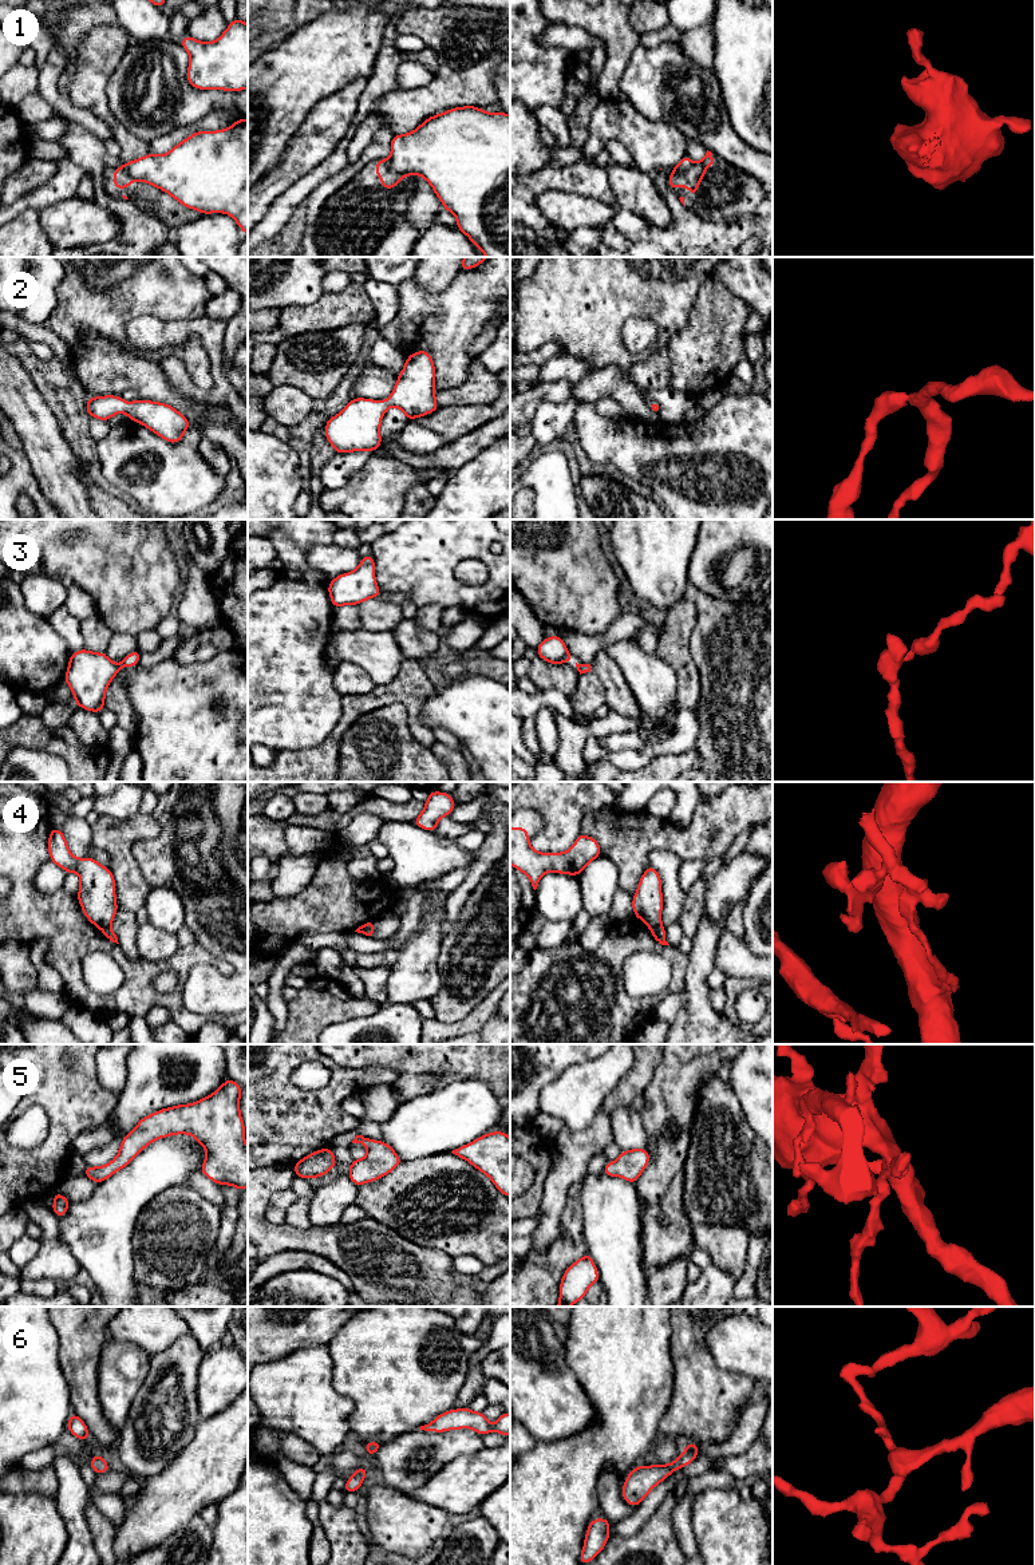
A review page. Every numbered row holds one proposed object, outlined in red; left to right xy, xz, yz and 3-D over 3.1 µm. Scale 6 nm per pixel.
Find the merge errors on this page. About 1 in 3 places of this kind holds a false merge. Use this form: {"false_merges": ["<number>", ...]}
{"false_merges": ["1", "4"]}

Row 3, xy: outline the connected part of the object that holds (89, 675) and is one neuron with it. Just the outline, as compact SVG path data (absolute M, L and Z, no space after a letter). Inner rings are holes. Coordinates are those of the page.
M80 649L71 653L64 681L72 689L75 704L99 714L104 708L104 696L110 681L122 667L135 667L141 652L129 653L119 664L111 661L106 652Z

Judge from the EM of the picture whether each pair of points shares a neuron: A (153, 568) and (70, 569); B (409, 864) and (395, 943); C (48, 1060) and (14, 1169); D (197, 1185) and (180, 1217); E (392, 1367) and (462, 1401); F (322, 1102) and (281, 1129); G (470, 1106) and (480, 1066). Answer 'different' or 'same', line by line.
A: same
B: different
C: same
D: different
E: different
F: same
G: different

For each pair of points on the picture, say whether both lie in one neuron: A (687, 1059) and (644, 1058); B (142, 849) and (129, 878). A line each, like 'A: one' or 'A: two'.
A: two
B: two

